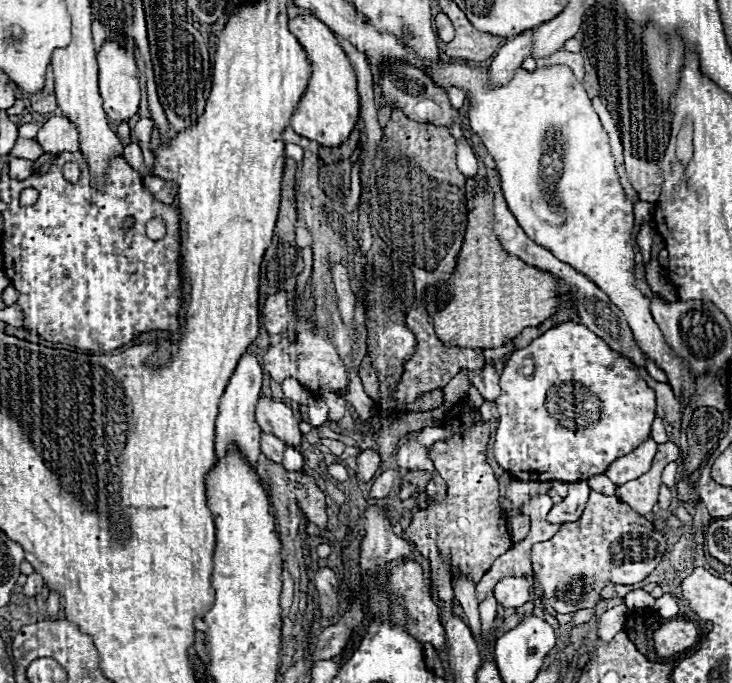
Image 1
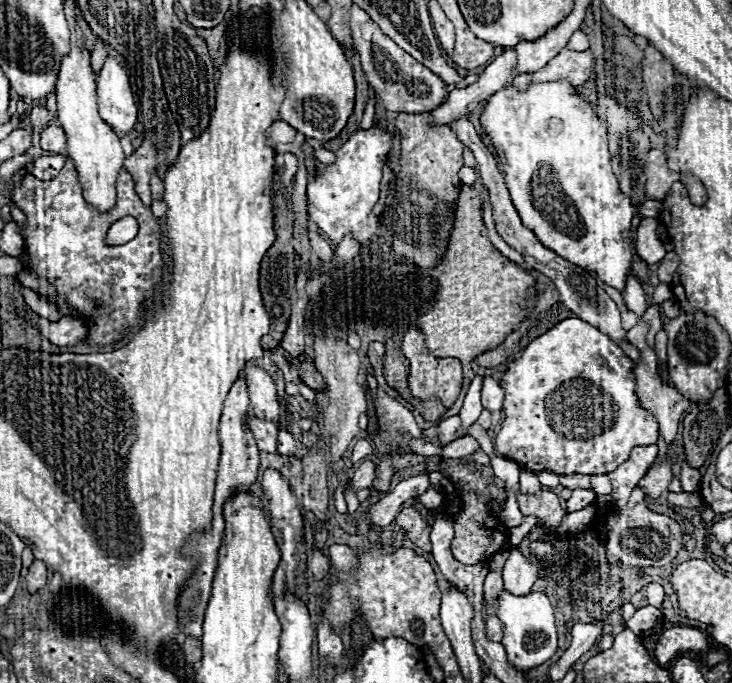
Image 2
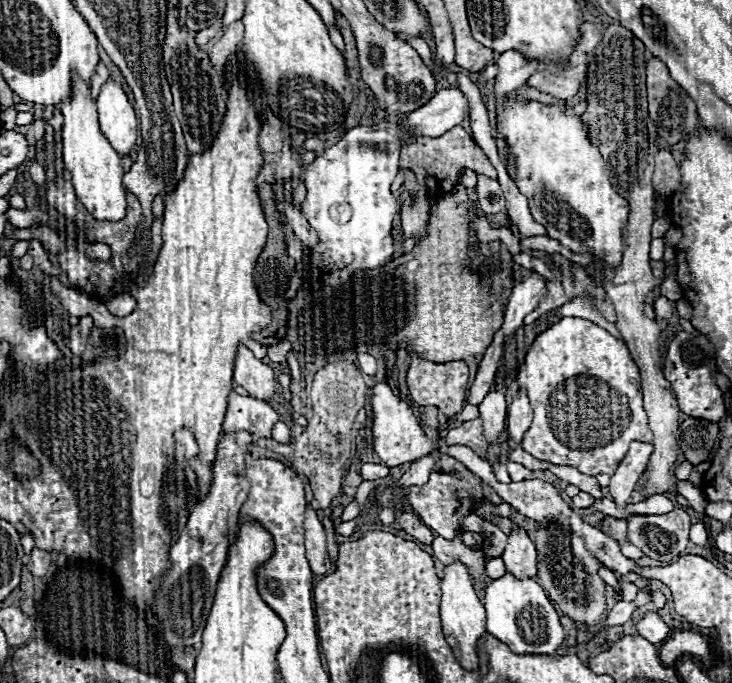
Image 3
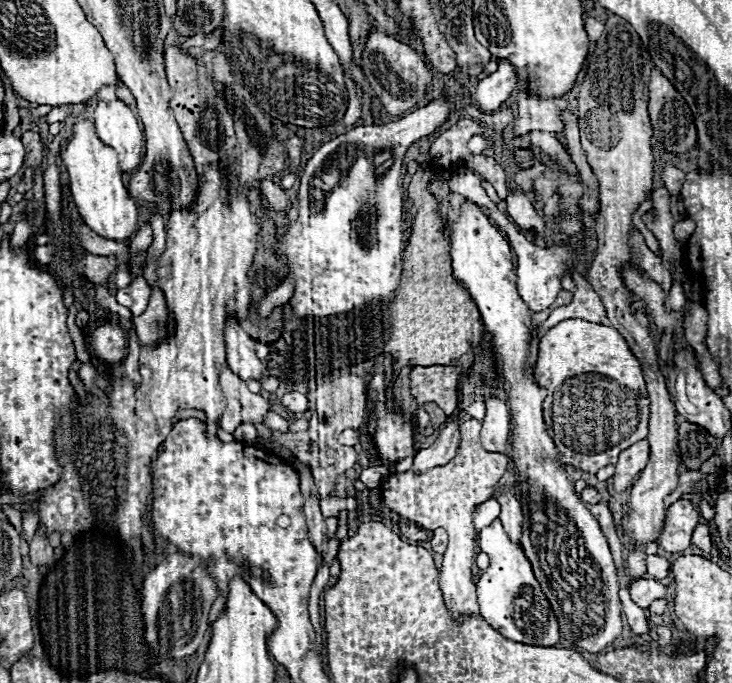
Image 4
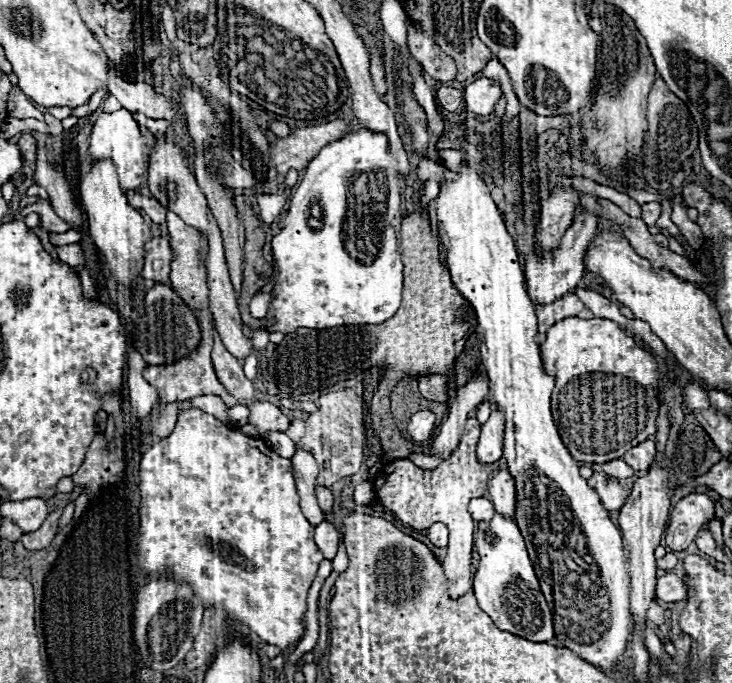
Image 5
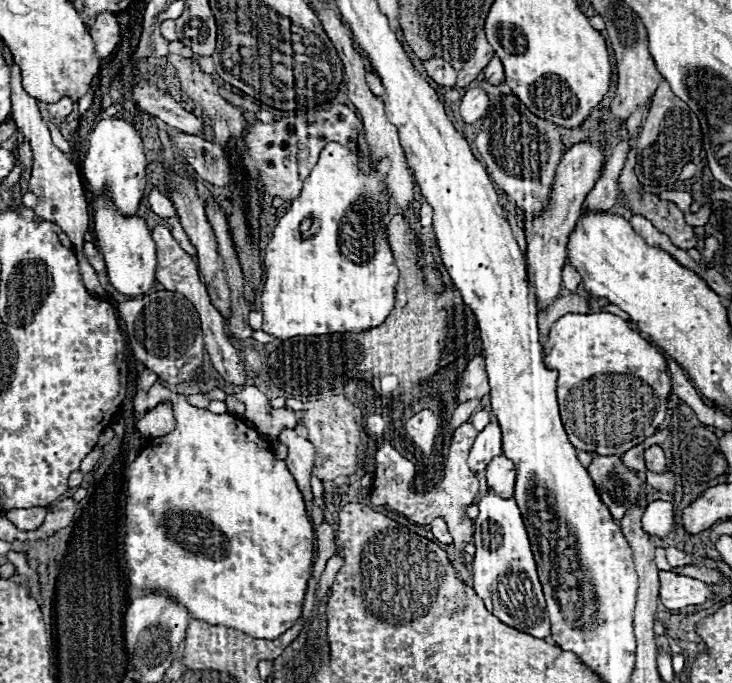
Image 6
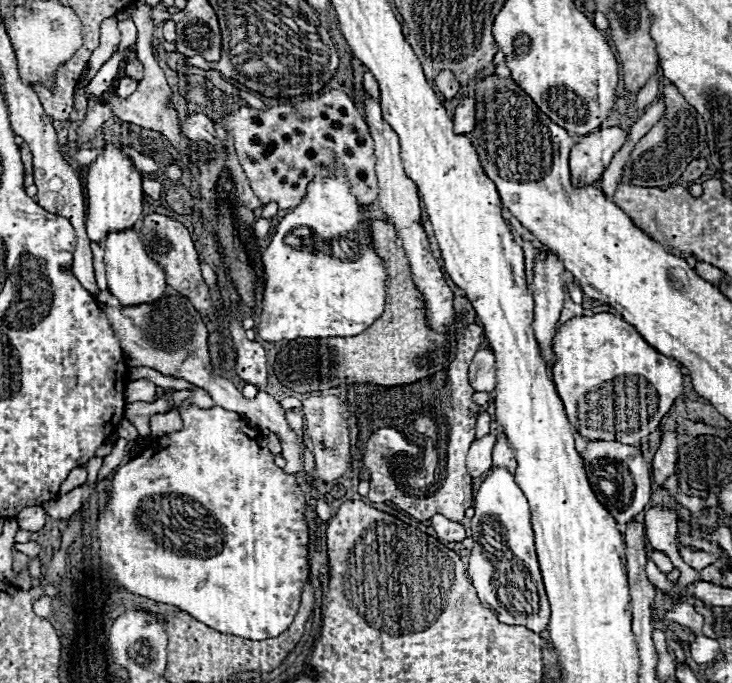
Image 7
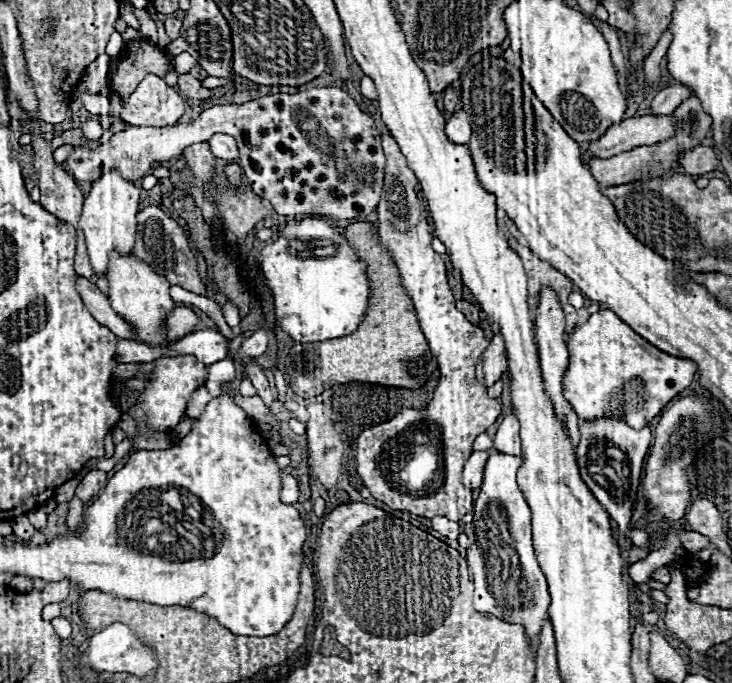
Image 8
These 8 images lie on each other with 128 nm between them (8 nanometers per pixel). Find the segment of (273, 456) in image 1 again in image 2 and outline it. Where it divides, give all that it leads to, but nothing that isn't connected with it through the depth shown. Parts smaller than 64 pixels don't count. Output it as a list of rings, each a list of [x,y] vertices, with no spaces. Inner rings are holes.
[[[252,416],[248,420],[254,436],[256,436],[256,442],[258,442],[258,448],[264,450],[264,452],[270,452],[274,454],[276,452],[276,444],[278,444],[278,424],[274,422],[266,422],[266,420],[258,420],[256,416]]]

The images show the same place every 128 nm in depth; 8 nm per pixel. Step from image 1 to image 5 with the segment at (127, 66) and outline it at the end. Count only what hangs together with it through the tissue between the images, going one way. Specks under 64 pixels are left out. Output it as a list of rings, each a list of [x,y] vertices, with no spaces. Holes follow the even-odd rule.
[[[122,108],[116,112],[100,112],[100,116],[96,118],[96,122],[92,126],[90,154],[88,156],[92,160],[100,160],[100,158],[114,160],[114,164],[118,168],[118,176],[120,176],[120,186],[124,192],[142,188],[142,184],[146,180],[146,168],[148,168],[146,158],[148,158],[148,154],[146,154],[146,144],[144,144],[140,130],[138,130],[138,124],[128,110]]]

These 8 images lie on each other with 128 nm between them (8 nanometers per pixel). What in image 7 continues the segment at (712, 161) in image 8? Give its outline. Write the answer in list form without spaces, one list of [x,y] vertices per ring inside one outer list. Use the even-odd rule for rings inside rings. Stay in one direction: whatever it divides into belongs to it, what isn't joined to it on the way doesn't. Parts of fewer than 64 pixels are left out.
[[[698,158],[698,160],[692,160],[686,168],[686,172],[682,174],[682,180],[684,182],[694,182],[696,178],[700,178],[704,174],[704,170],[708,168],[708,162],[704,158]]]

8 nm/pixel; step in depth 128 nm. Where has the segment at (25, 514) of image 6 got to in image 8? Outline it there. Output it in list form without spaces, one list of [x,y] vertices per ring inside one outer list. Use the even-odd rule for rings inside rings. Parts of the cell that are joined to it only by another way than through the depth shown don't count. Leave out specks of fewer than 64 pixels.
[[[36,508],[36,510],[30,510],[26,516],[28,516],[30,524],[40,530],[40,528],[46,524],[46,516],[48,516],[48,514],[46,514],[42,508]]]

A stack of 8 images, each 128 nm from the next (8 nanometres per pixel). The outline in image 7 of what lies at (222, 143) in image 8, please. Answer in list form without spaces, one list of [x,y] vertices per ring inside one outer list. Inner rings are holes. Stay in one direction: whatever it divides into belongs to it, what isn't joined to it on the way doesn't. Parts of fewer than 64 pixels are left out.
[[[190,114],[182,120],[182,132],[186,138],[196,140],[196,142],[208,142],[216,148],[222,148],[222,144],[216,138],[216,130],[214,130],[214,122],[204,116],[204,114]]]

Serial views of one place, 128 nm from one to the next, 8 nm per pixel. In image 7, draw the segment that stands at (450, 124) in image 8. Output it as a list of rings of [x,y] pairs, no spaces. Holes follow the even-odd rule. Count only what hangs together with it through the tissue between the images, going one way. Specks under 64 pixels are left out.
[[[464,98],[454,114],[454,132],[458,134],[468,134],[474,130],[474,98]]]

